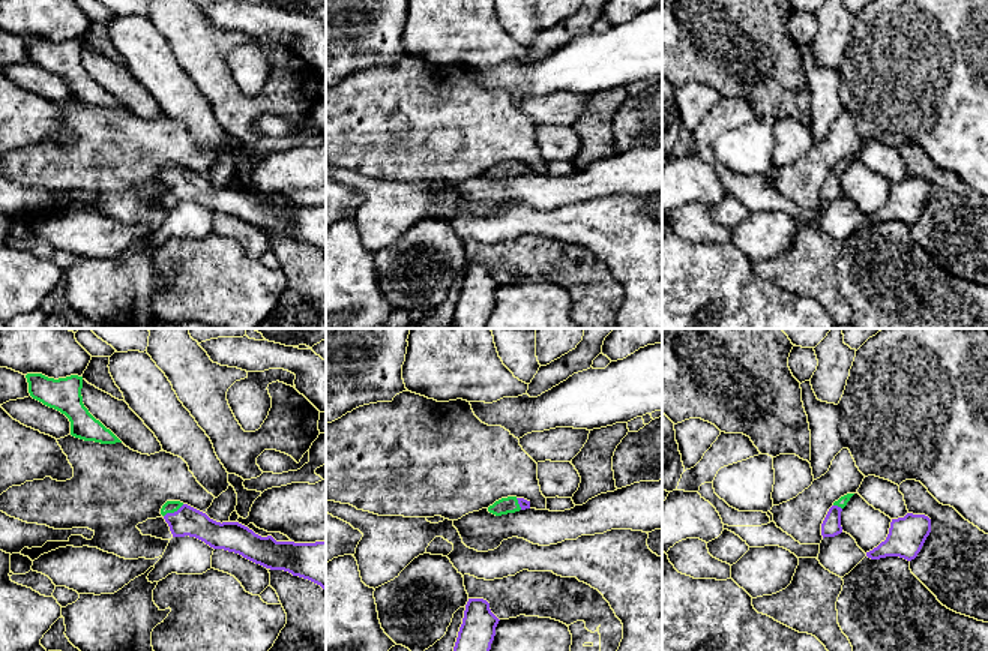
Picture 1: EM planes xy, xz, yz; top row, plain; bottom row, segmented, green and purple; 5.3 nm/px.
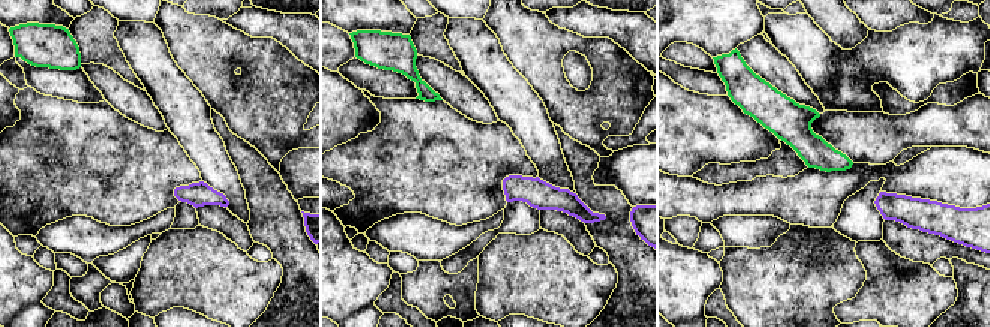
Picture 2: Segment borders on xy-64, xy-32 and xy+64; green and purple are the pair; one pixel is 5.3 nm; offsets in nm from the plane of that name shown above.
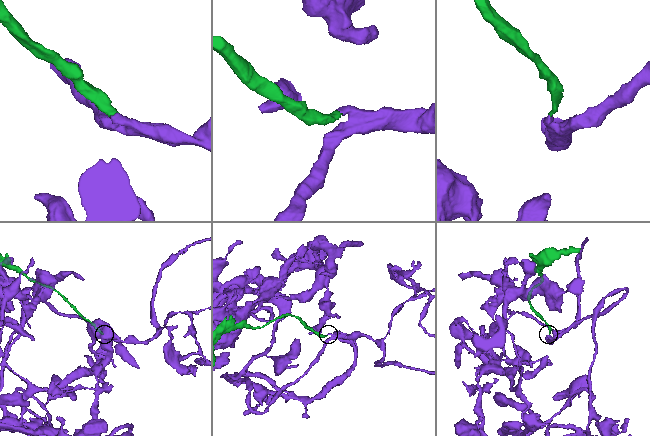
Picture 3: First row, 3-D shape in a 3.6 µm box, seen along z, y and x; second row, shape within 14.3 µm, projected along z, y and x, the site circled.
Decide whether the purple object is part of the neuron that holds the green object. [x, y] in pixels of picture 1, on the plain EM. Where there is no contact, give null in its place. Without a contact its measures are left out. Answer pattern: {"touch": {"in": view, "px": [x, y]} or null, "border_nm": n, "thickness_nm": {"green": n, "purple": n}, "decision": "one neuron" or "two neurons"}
{"touch": {"in": "xy", "px": [173, 176]}, "border_nm": 130, "thickness_nm": {"green": 60, "purple": 160}, "decision": "one neuron"}

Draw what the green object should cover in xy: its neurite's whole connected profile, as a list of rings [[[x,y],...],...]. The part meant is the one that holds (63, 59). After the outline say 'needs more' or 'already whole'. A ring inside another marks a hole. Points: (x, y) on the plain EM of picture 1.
[[[27,38],[29,57],[33,63],[65,78],[71,86],[71,99],[101,108],[122,106],[110,93],[96,84],[83,68],[83,40],[48,42]]]; already whole

